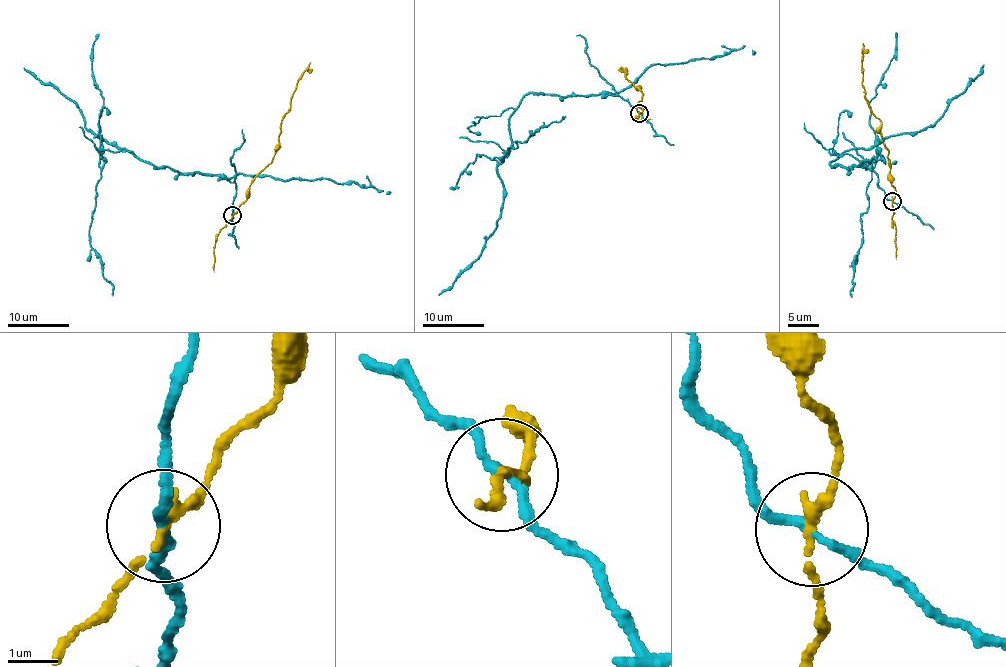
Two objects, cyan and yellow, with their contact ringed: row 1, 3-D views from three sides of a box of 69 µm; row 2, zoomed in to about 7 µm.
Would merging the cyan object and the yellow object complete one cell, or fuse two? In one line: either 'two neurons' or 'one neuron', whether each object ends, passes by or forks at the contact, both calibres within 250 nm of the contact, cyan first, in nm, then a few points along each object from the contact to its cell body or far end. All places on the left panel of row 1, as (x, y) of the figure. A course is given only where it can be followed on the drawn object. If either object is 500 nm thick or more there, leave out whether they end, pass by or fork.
two neurons | cyan passes by | yellow passes by | 160/180 nm | cyan via (232, 216), (234, 182), (152, 165), (102, 139), (89, 240), (113, 296) | yellow via (232, 216), (246, 199), (252, 177), (273, 158), (283, 115), (289, 109), (290, 96), (301, 73), (310, 63)

